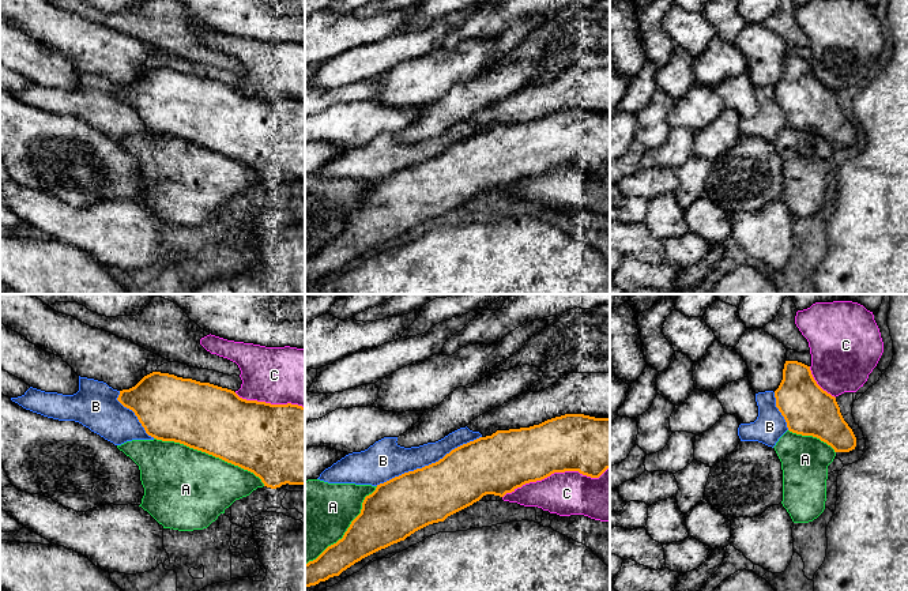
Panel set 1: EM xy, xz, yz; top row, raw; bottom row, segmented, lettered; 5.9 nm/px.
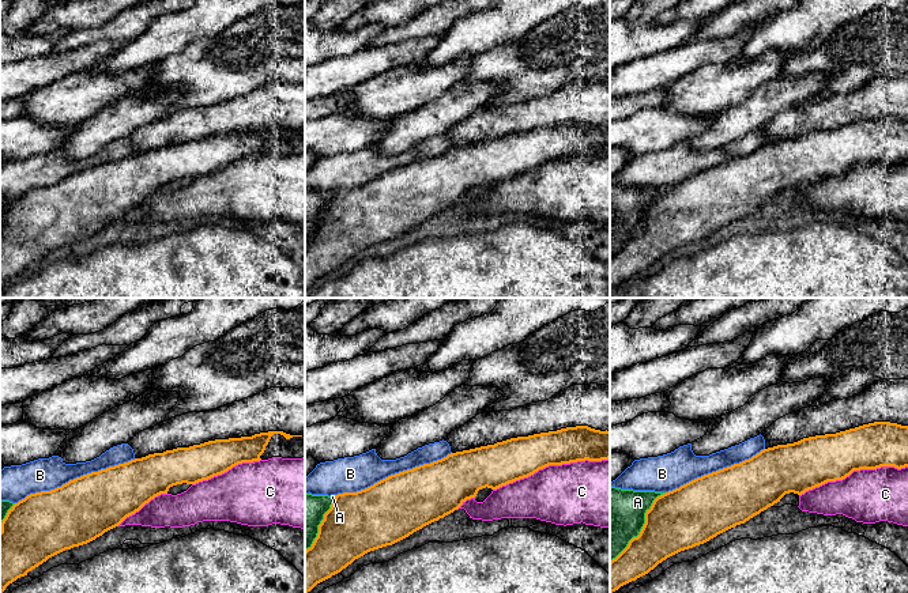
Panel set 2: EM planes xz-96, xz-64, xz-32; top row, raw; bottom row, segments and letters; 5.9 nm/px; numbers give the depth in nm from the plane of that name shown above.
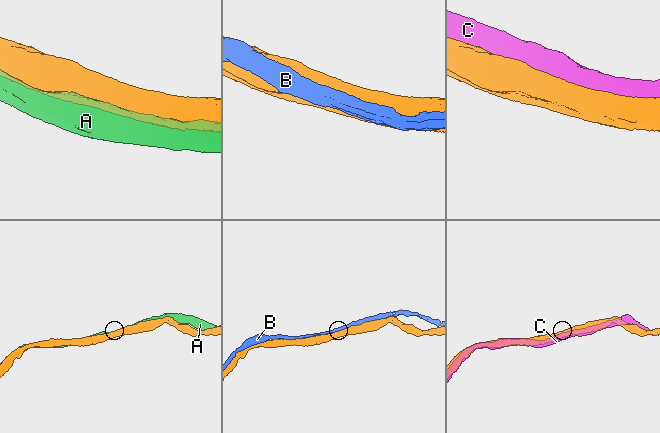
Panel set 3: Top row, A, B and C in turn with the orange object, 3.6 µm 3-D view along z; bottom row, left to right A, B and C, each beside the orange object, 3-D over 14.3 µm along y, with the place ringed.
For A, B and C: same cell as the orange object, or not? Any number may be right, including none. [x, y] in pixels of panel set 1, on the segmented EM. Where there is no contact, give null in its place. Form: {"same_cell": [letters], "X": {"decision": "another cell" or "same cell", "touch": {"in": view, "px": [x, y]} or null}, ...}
{"same_cell": [], "A": {"decision": "another cell", "touch": {"in": "xy", "px": [210, 454]}}, "B": {"decision": "another cell", "touch": {"in": "xz", "px": [429, 465]}}, "C": {"decision": "another cell", "touch": {"in": "xz", "px": [556, 471]}}}

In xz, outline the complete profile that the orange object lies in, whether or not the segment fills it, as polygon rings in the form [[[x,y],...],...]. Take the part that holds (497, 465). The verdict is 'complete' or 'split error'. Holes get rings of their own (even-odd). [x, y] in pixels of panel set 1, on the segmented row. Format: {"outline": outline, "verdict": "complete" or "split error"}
{"outline": [[[565,414],[539,425],[497,430],[463,444],[442,459],[404,473],[366,496],[361,513],[343,538],[305,564],[305,588],[339,576],[362,558],[404,541],[415,531],[472,505],[486,494],[504,497],[525,483],[542,481],[554,473],[579,471],[599,478],[610,468],[610,418]]], "verdict": "complete"}

